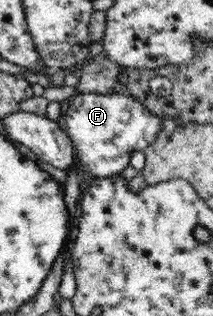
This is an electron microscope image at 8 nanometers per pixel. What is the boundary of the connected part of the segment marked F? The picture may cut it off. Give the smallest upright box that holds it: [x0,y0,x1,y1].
[64,92,170,230]

